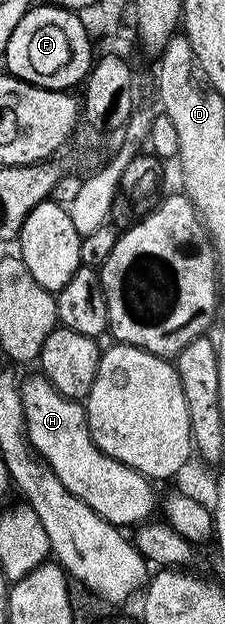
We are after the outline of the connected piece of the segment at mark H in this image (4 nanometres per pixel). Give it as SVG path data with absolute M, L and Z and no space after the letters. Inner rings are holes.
M44 375L29 377L20 382L21 395L23 401L23 411L26 417L26 435L29 444L32 446L34 454L40 457L49 465L51 471L59 477L63 487L87 503L88 507L95 515L101 516L109 524L118 527L136 527L142 521L148 521L154 516L153 508L158 508L159 497L153 494L150 478L144 477L139 471L119 463L111 455L107 455L93 442L93 437L89 433L89 420L85 417L85 406L81 401L73 401L60 393Z

